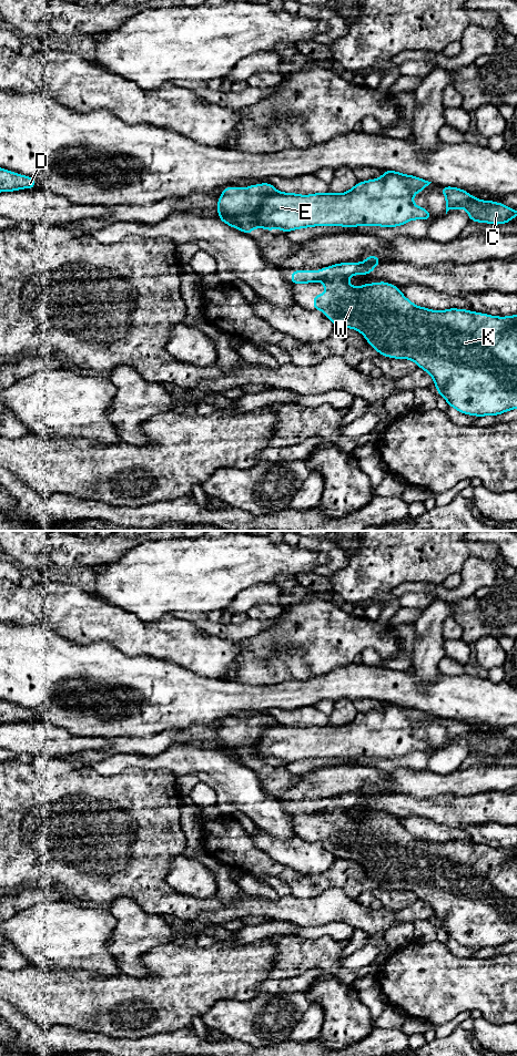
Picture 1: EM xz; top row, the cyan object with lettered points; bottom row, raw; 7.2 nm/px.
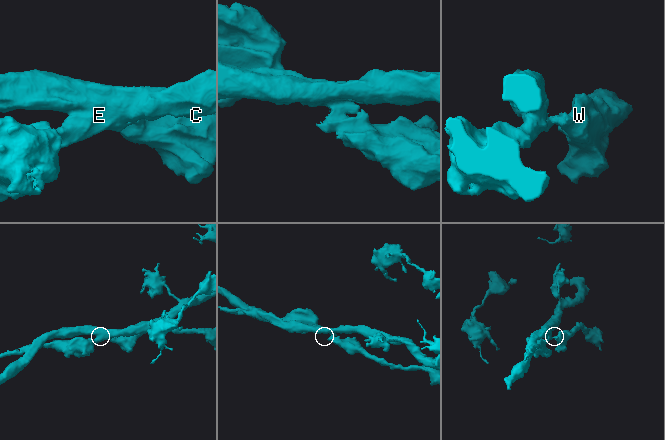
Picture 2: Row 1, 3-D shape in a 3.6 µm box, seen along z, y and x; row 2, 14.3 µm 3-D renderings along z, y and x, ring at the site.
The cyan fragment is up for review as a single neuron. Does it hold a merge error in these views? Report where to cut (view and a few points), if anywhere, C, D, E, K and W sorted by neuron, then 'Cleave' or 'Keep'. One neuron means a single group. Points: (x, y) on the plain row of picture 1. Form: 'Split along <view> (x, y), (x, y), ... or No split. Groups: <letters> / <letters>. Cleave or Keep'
Split along xz (276, 723), (267, 727), (251, 748), (259, 758). Groups: C D E / K W. Cleave

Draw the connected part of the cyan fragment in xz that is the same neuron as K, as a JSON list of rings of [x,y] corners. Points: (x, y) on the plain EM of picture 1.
[[[367,787],[365,794],[346,793],[320,803],[293,802],[290,813],[294,817],[323,813],[327,826],[313,829],[313,842],[324,842],[336,859],[362,864],[381,888],[414,892],[433,909],[437,925],[457,943],[483,949],[517,941],[517,847],[496,849],[456,840],[429,842],[414,837],[389,814],[355,820],[346,813],[352,807],[371,806],[382,793]]]

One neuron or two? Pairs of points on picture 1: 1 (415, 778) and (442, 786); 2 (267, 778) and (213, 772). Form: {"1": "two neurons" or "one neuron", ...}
{"1": "one neuron", "2": "two neurons"}

